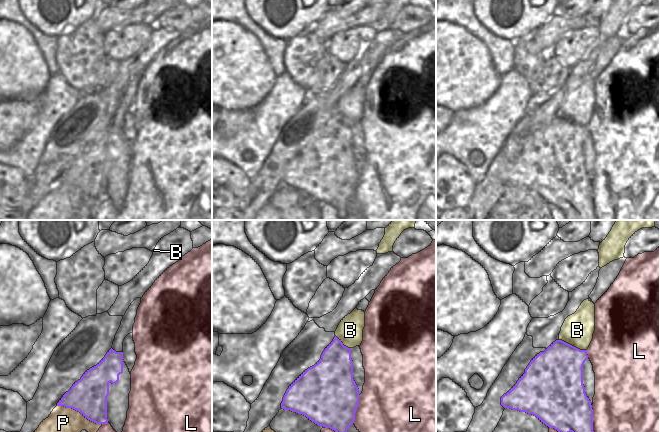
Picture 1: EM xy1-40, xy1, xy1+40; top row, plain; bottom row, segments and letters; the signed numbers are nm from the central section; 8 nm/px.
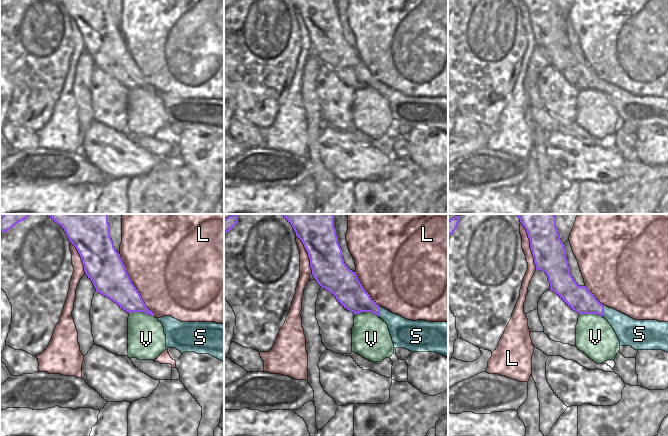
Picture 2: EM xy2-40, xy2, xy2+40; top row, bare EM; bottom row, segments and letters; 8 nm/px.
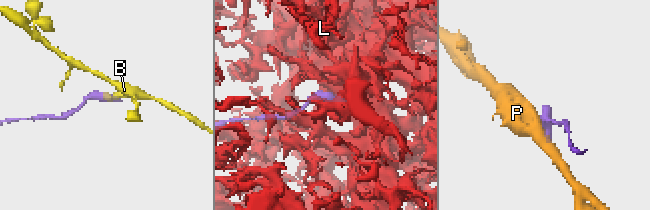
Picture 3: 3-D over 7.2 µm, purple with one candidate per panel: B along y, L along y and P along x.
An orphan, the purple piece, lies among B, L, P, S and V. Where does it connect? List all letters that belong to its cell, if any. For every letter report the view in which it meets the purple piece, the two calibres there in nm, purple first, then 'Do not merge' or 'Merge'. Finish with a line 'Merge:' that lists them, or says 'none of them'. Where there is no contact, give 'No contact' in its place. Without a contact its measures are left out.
B: Touches purple in xy1+40. Thickness 400 nm (purple) against 260 nm. Do not merge
L: Touches purple in xy2-40. Thickness 300 nm (purple) against 500 nm. Do not merge
P: Touches purple in xy1-40. Thickness 300 nm (purple) against 280 nm. Do not merge
S: Touches purple in xy2+40. Thickness 200 nm (purple) against 200 nm. Merge
V: Touches purple in xy2-40. Thickness 220 nm (purple) against 300 nm. Do not merge
Merge: S

